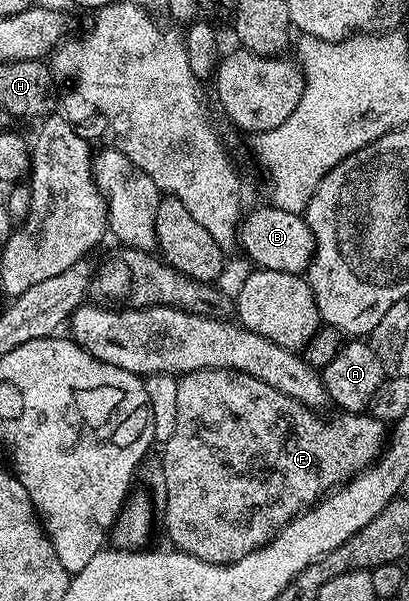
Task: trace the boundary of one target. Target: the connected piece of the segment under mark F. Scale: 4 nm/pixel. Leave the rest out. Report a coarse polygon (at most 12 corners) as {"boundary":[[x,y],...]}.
{"boundary":[[239,370],[176,388],[166,534],[221,566],[377,462]]}

